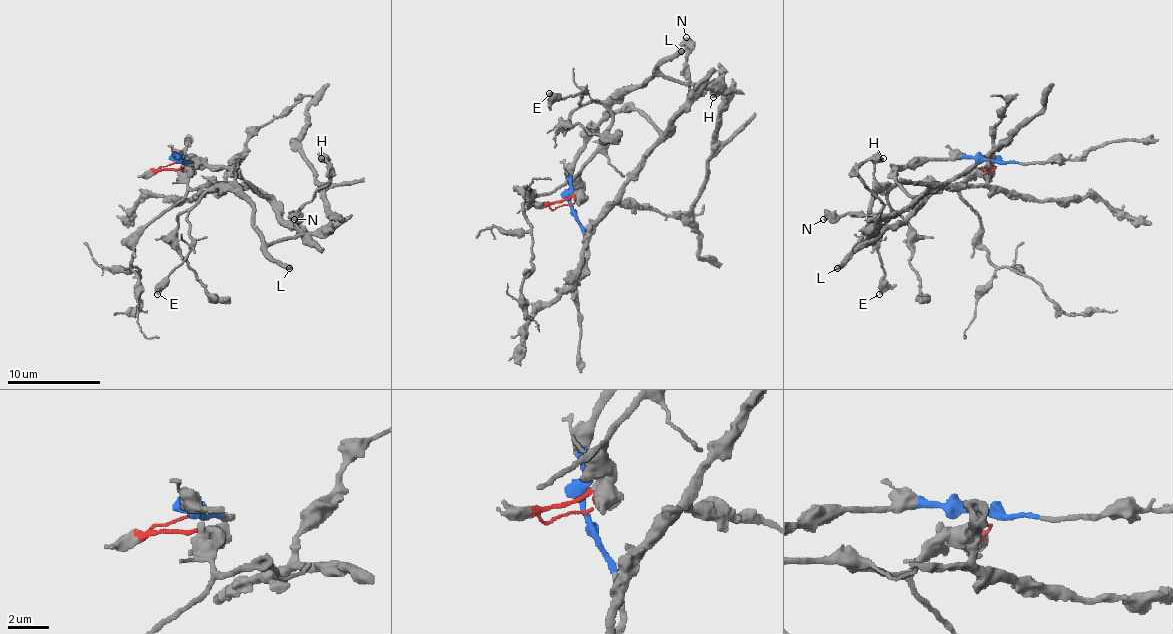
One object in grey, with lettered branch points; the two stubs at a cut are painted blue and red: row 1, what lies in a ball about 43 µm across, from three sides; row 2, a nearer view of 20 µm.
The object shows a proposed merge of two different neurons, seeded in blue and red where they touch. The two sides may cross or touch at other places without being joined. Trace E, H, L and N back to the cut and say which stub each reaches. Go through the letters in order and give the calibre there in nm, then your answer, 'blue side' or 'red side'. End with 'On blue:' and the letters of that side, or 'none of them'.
E: 500 nm thick; red side
H: 650 nm thick; blue side
L: 440 nm thick; red side
N: 600 nm thick; blue side
On blue: H, N

